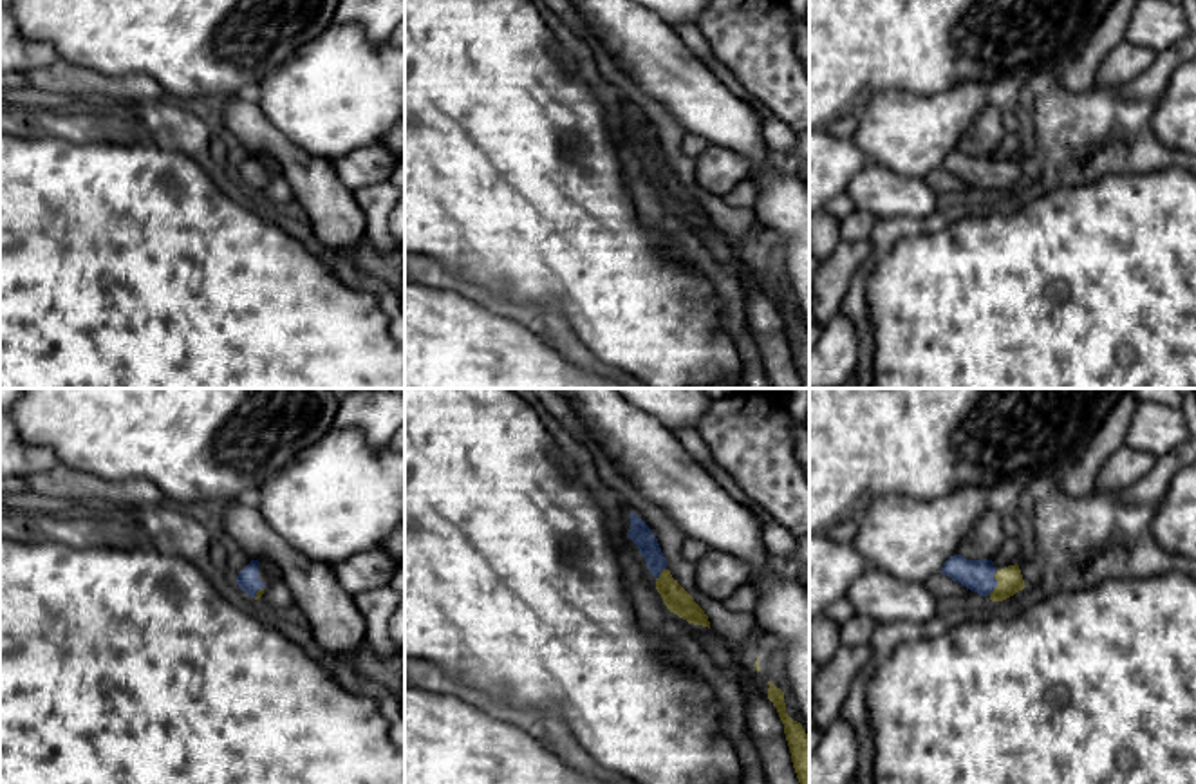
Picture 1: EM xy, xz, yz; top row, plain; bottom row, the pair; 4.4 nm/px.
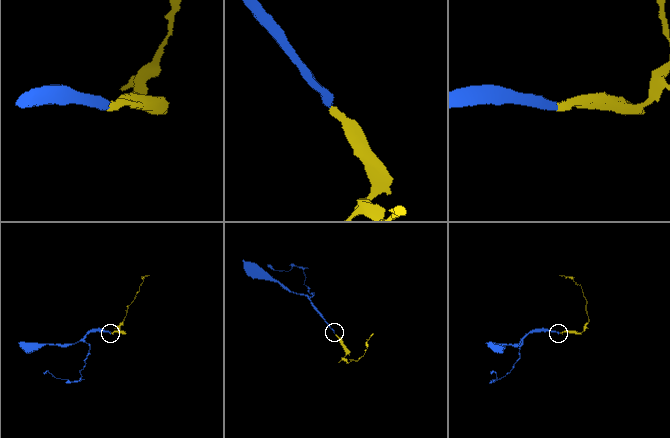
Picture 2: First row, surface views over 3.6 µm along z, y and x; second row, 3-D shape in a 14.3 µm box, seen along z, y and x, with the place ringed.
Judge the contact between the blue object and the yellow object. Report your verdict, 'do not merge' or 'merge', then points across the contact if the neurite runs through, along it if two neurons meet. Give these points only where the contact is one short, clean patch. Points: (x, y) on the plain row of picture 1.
merge | across yz (978, 170), (996, 181), (1005, 181), (1010, 176)

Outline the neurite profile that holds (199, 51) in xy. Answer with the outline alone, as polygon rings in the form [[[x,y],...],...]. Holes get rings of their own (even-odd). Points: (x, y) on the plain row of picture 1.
[[[13,0],[7,9],[27,40],[49,42],[61,60],[103,76],[146,74],[186,103],[224,103],[284,67],[332,23],[340,0]]]

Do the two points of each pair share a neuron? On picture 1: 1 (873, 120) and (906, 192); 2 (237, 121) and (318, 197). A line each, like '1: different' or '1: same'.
1: same
2: same

